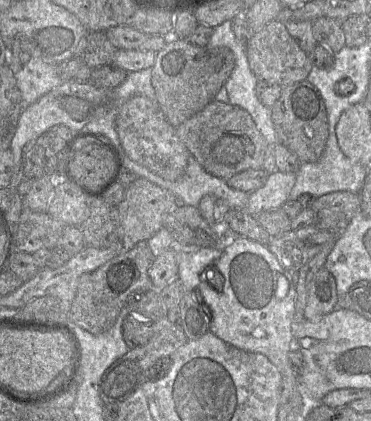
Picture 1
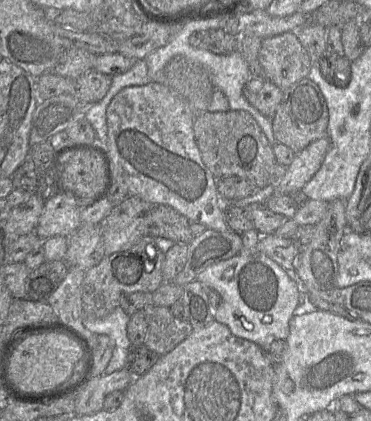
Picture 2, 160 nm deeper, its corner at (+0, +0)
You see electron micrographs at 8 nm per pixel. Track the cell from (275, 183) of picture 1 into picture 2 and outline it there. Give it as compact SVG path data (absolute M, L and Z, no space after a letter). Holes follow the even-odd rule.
M324 136L297 153L284 177L275 185L275 193L290 195L301 190L320 169L329 147L330 140Z

